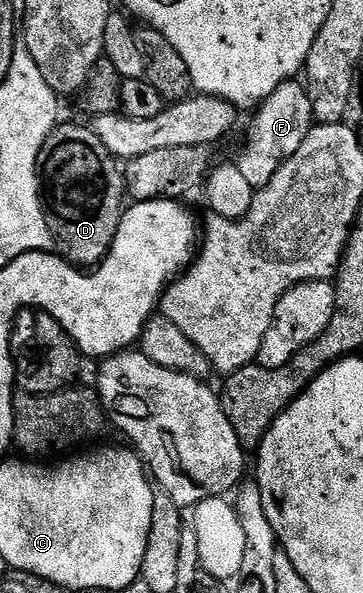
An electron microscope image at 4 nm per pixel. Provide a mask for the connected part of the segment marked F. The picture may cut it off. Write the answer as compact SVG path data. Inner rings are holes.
M298 80L280 84L280 88L276 88L276 92L272 92L272 96L264 99L262 105L257 107L253 114L254 123L250 126L250 139L247 140L242 155L236 158L236 164L243 176L248 180L248 184L252 184L255 188L261 188L268 184L268 180L272 180L272 176L276 176L278 169L293 156L296 148L300 148L300 144L304 144L304 136L308 136L308 132L316 123L310 91Z

